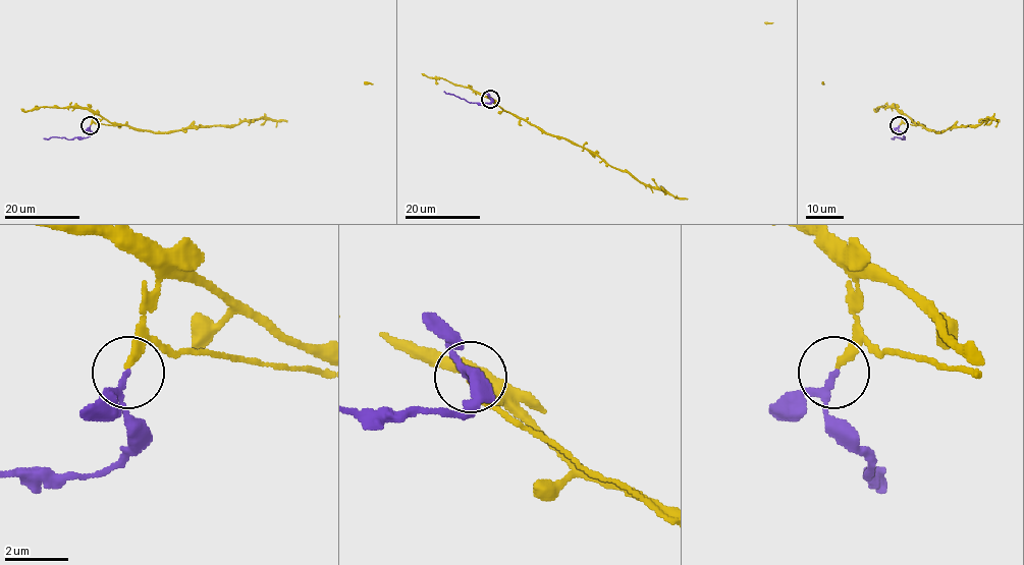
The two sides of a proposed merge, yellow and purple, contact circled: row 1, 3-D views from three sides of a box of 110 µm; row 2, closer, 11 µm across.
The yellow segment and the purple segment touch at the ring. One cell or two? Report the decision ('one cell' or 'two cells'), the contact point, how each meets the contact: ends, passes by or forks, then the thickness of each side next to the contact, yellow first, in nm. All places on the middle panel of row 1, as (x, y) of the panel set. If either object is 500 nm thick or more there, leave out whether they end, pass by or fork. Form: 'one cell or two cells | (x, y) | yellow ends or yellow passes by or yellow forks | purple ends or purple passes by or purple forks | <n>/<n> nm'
two cells | (490, 99) | yellow ends | purple passes by | 240/140 nm

